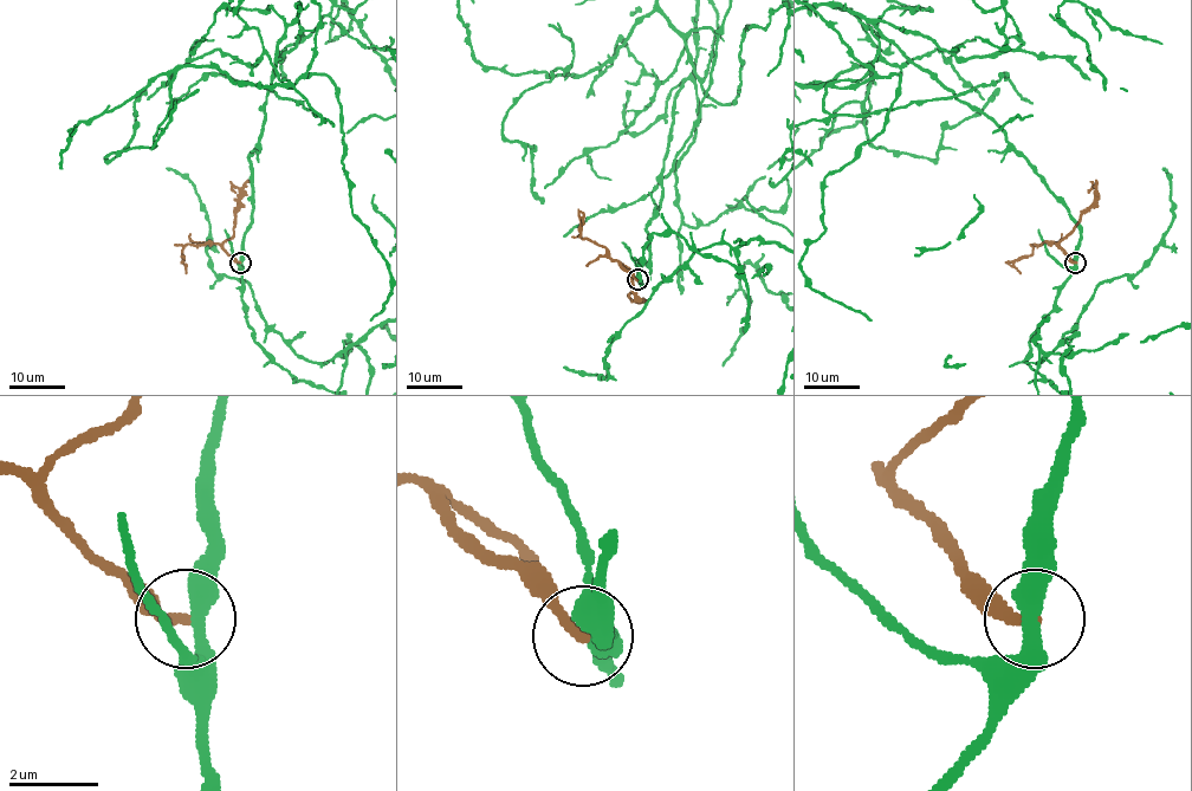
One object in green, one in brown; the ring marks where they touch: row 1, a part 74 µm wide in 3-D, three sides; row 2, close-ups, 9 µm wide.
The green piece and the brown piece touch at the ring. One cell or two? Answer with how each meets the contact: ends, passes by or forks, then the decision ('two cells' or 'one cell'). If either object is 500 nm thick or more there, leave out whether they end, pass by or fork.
green passes by | brown ends | two cells

